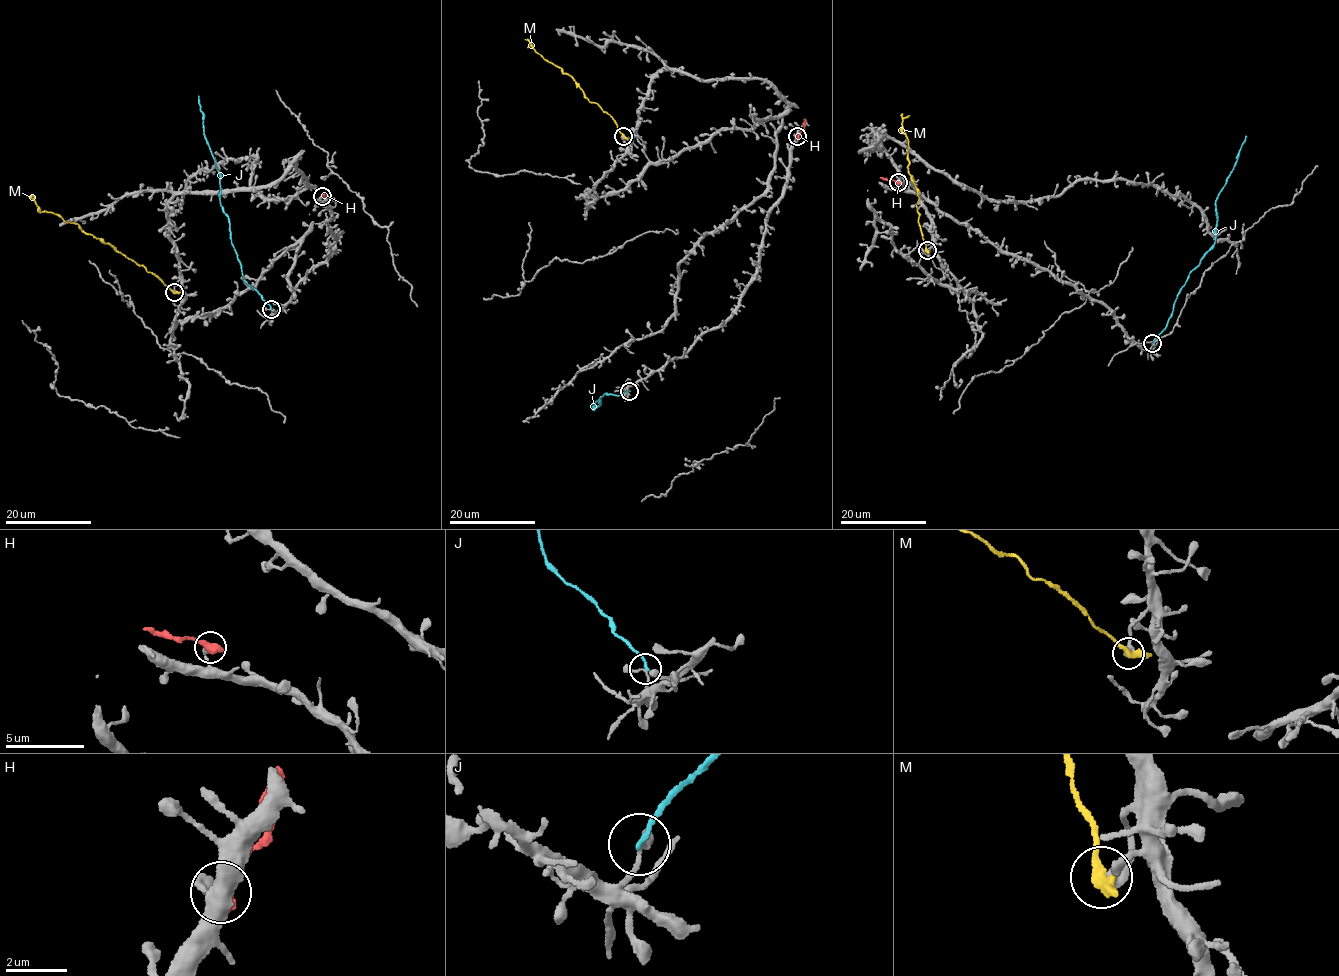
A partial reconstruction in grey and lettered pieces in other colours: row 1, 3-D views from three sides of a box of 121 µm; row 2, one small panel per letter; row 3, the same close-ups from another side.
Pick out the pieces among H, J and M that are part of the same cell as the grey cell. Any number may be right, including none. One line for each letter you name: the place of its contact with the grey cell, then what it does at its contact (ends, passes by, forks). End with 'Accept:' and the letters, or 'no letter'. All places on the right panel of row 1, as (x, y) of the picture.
Accept: no letter

